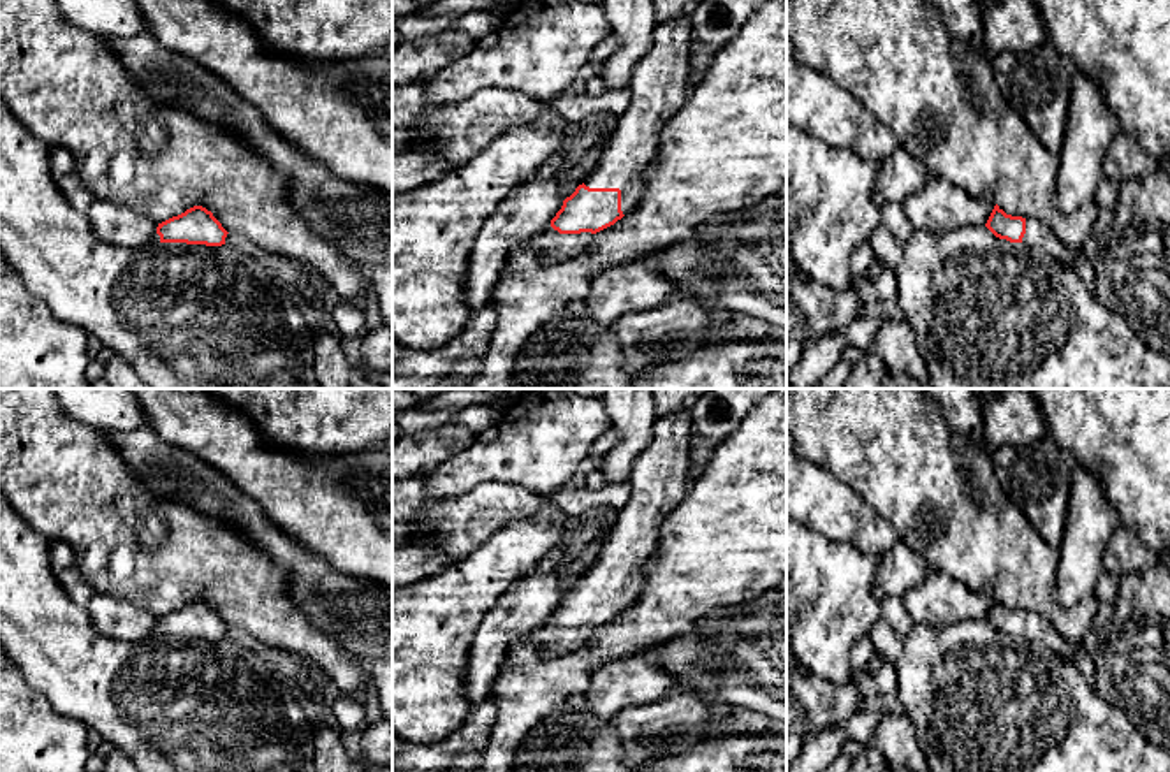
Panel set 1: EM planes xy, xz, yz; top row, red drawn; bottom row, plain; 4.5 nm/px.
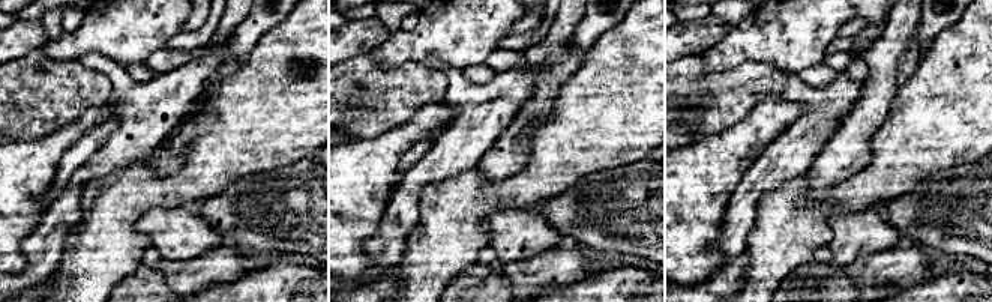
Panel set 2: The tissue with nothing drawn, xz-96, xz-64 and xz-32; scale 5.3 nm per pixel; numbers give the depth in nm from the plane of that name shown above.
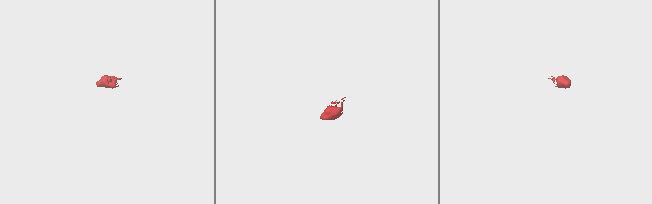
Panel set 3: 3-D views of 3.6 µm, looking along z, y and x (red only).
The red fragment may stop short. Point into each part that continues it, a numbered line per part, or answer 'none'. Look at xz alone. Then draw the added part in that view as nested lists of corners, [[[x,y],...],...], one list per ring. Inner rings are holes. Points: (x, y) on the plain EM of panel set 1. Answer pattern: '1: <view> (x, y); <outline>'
1: xz (660, 477); [[[679,410],[654,422],[654,436],[635,461],[628,482],[632,498],[619,510],[593,568],[589,582],[619,582],[628,608],[642,589],[642,568],[658,547],[660,528],[683,501],[691,482],[693,419]]]
2: xz (549, 639); [[[547,617],[538,628],[530,631],[530,637],[542,658],[554,658],[581,649],[589,640],[591,633],[591,626],[559,628]]]

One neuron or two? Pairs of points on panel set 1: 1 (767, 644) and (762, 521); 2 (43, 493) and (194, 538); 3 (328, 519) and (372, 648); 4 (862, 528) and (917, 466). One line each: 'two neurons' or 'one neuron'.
1: two neurons
2: one neuron
3: two neurons
4: two neurons

